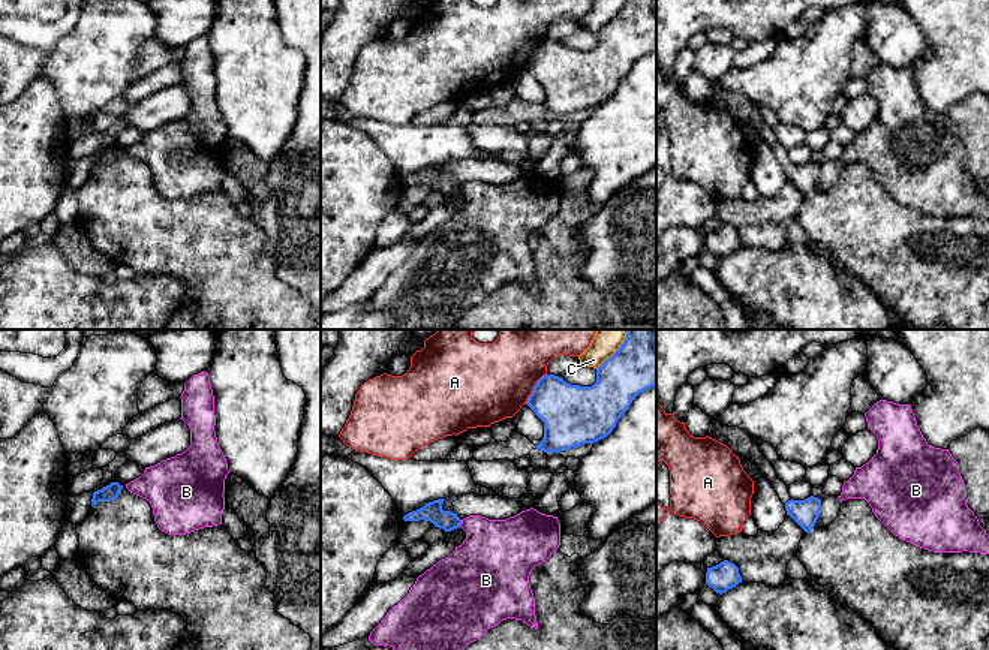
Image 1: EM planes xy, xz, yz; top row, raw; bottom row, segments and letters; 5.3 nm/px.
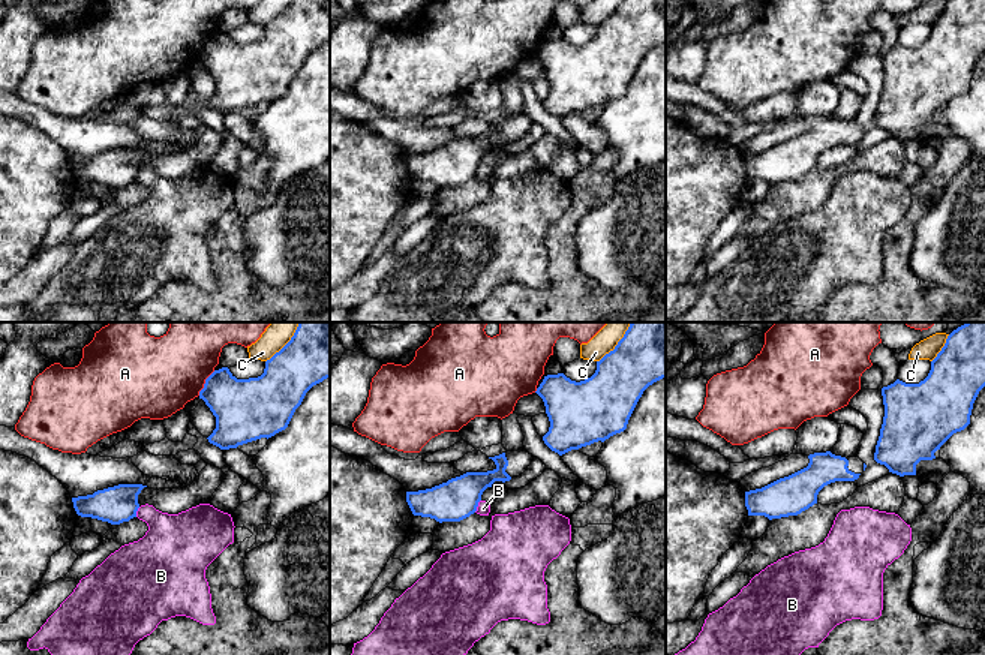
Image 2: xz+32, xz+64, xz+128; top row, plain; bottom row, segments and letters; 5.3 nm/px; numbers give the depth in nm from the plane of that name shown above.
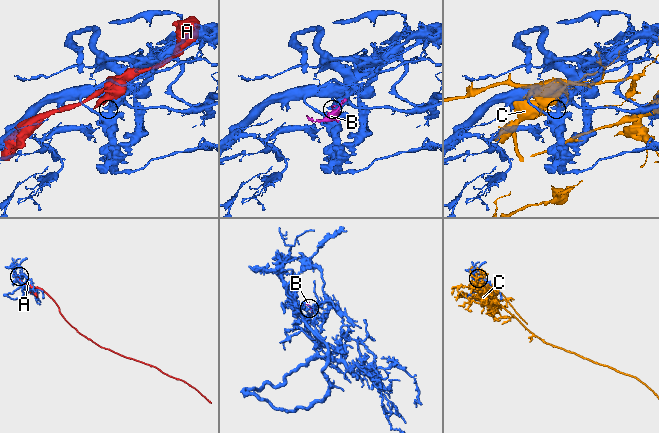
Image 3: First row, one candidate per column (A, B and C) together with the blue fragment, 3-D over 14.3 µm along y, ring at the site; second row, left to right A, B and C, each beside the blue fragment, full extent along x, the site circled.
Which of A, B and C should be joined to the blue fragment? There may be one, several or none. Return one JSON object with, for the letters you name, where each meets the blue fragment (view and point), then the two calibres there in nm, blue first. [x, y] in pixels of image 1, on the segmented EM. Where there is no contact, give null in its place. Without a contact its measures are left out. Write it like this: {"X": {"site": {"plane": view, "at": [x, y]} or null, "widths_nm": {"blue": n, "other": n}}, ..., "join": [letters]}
{"join": []}

